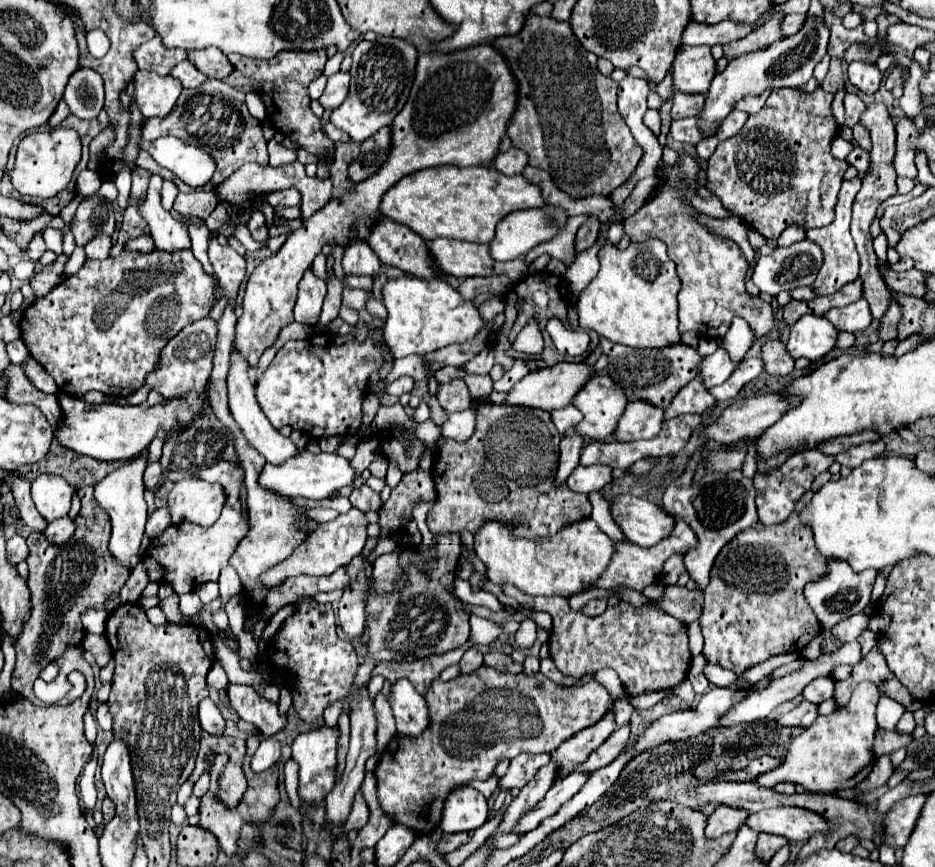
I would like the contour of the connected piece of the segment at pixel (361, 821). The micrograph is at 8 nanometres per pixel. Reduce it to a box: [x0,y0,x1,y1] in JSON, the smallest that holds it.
[343,791,369,833]

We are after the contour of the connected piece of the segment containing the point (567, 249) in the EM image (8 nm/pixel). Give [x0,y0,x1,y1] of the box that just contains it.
[525,215,587,267]

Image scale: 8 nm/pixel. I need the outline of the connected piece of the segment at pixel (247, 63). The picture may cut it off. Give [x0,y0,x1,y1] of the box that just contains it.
[225,51,333,157]

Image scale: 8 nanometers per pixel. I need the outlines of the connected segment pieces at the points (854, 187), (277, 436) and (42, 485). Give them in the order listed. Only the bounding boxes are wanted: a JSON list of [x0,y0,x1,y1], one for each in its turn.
[[807,177,861,295],[227,349,297,463],[31,475,75,519]]

